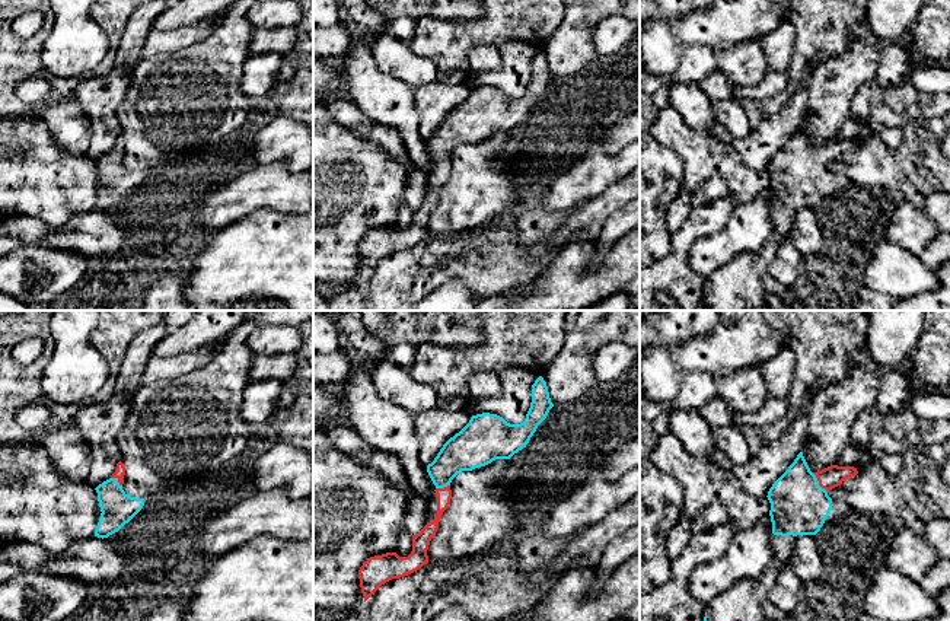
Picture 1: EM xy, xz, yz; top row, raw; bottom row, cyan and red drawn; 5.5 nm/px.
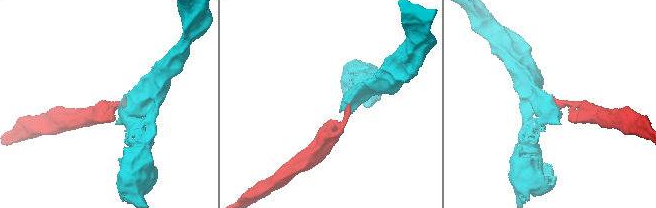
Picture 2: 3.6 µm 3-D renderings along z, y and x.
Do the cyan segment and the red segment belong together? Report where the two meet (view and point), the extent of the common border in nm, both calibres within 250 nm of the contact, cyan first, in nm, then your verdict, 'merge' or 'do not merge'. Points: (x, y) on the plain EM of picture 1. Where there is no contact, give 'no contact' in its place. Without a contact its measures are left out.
meets cyan in yz at (818, 156); contact 140 nm long; 320 nm thick on the cyan side, 120 nm on the other; merge

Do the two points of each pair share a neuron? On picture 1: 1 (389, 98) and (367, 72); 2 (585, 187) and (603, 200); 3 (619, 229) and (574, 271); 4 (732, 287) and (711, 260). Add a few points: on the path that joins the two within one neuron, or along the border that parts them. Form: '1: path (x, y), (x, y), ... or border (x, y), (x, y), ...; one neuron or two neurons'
1: path (383, 92), (369, 77); one neuron
2: border (624, 177), (590, 200); two neurons
3: border (624, 235), (598, 263), (589, 264); two neurons
4: border (749, 252), (740, 252), (716, 270), (707, 280); two neurons

